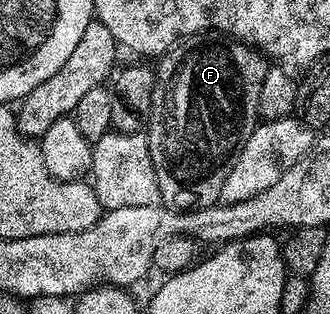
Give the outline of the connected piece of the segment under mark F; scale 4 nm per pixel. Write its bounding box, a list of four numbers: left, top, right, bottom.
[145,33,268,211]

